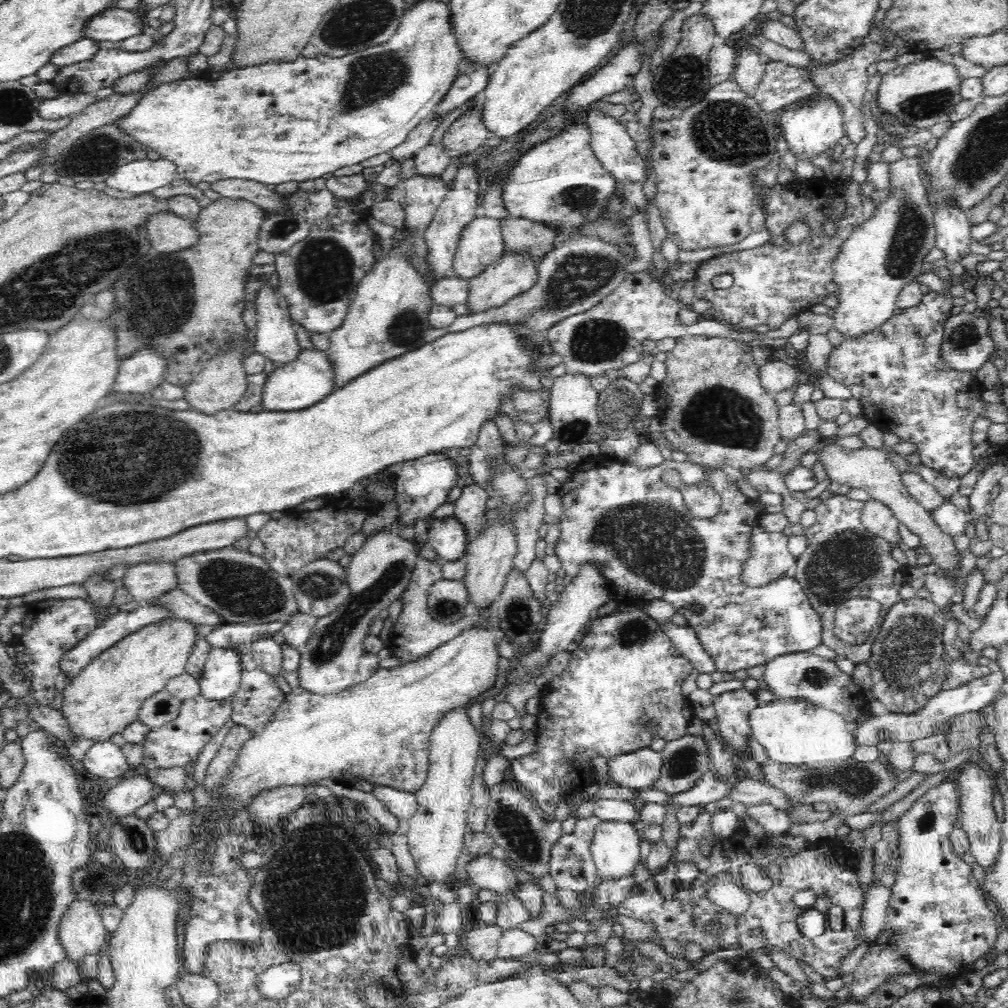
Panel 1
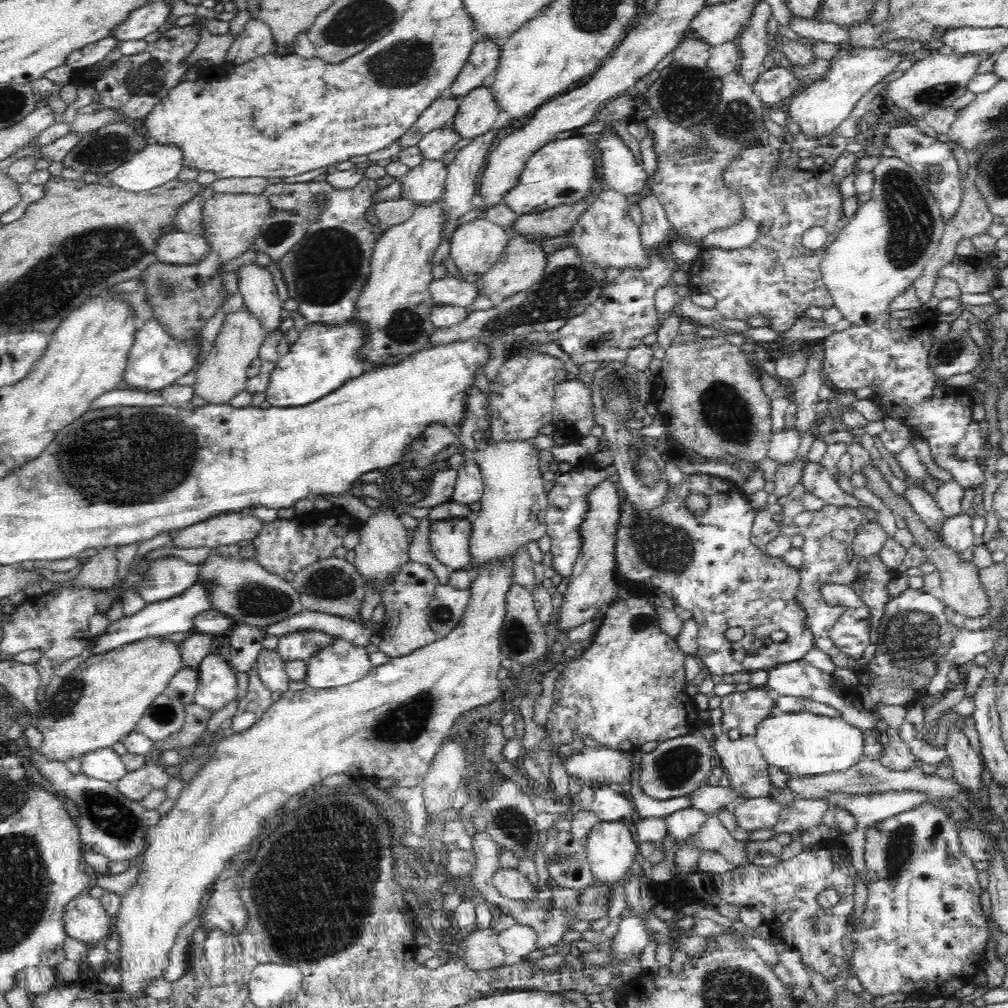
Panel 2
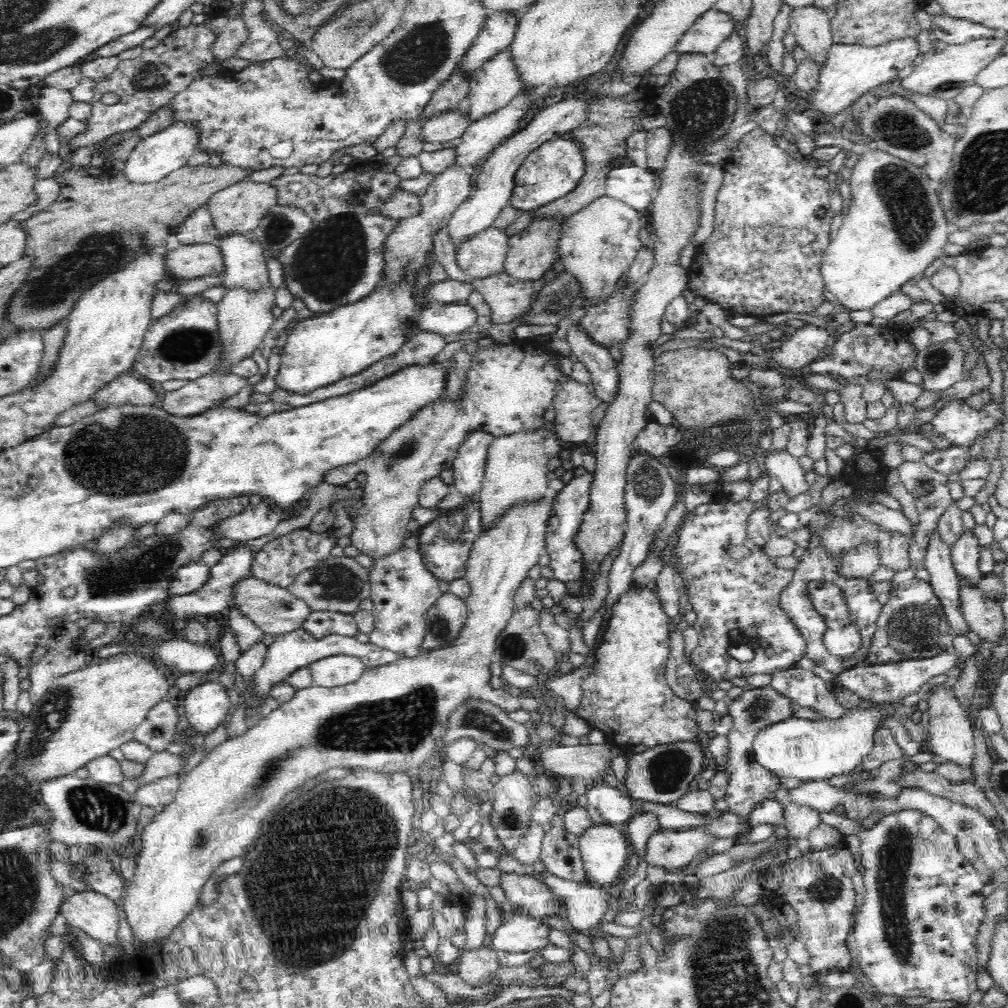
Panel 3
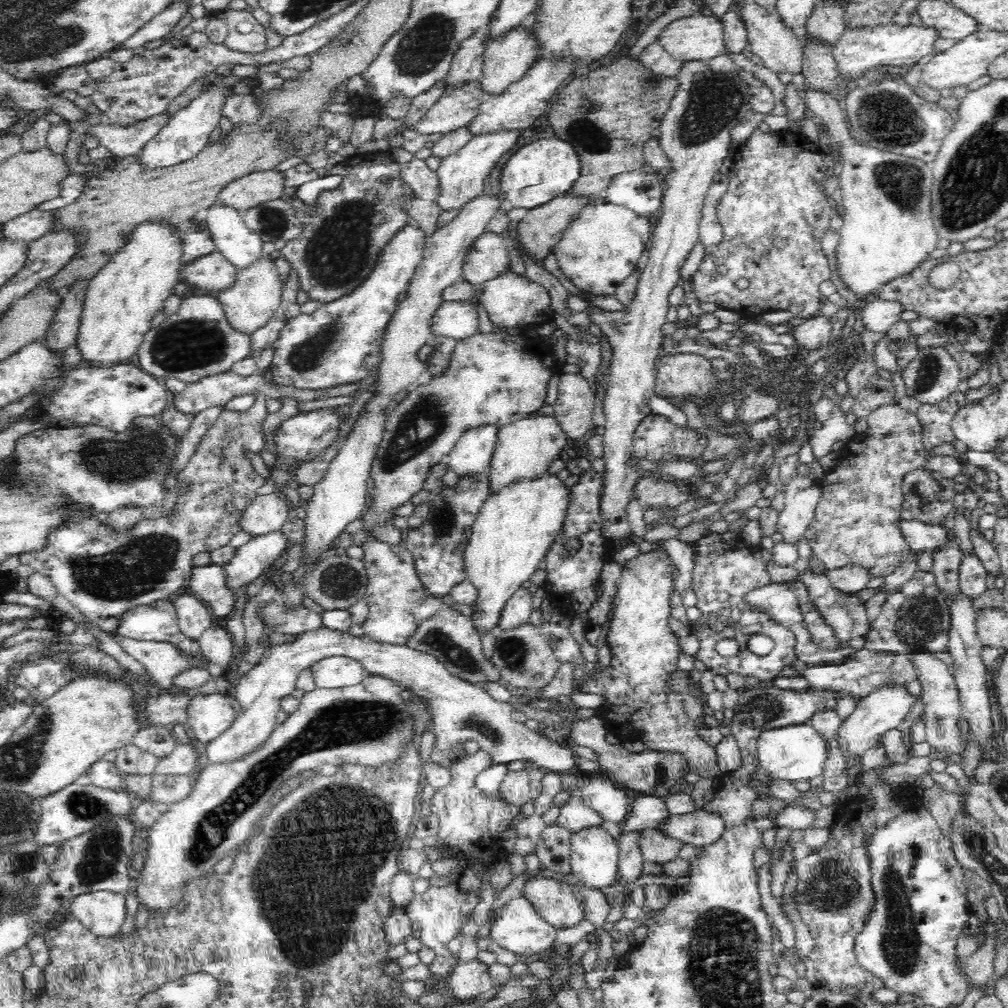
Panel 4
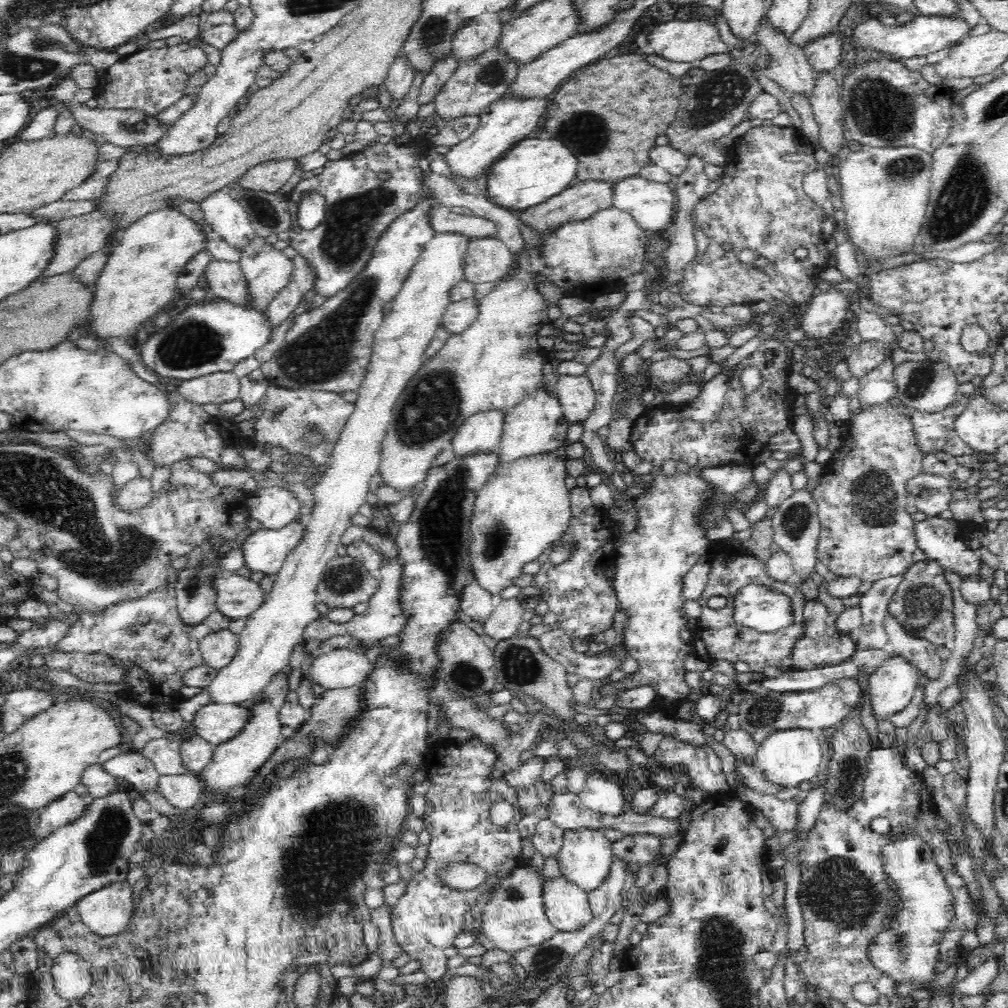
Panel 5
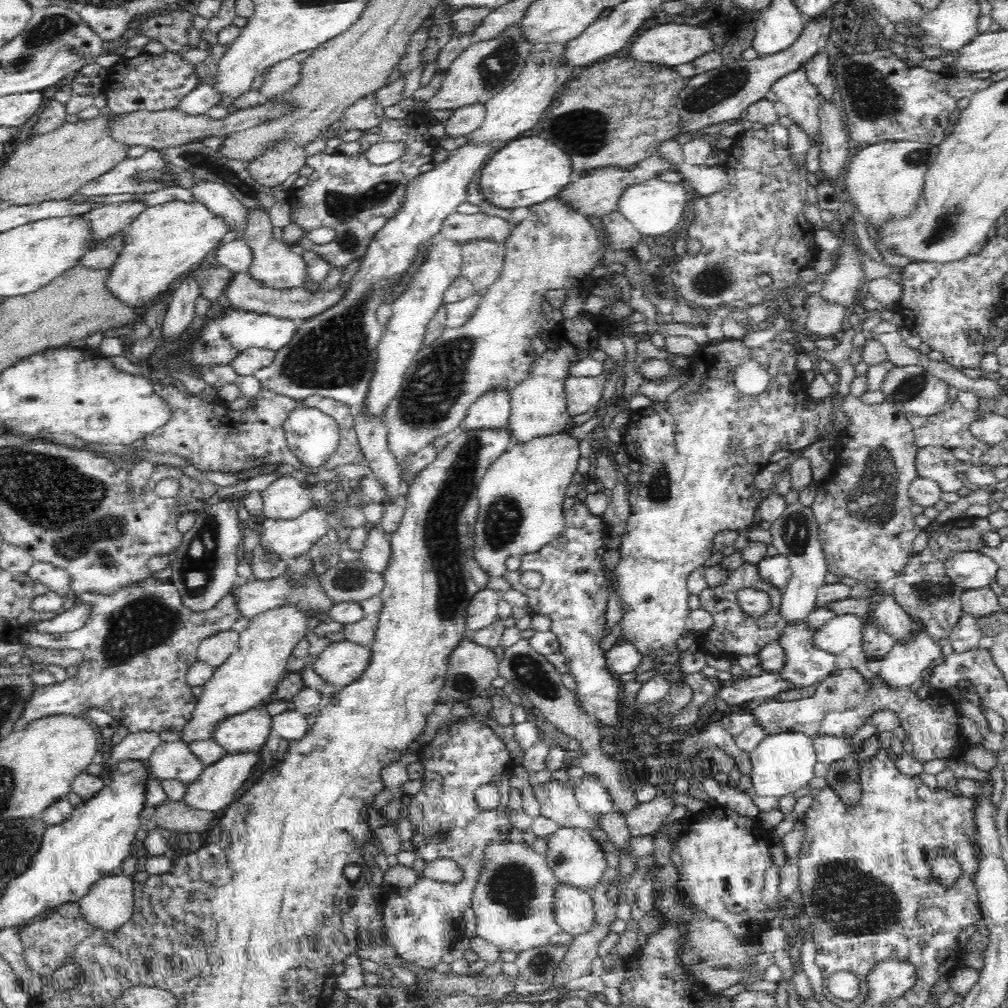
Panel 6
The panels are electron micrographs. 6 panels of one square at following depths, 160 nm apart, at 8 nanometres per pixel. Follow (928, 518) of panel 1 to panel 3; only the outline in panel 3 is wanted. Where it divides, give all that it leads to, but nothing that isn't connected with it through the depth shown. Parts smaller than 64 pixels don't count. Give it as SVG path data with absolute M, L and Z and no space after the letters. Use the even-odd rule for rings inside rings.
M961 582L960 586L962 588L961 598L962 598L962 613L964 614L964 619L968 622L972 632L976 632L979 638L986 640L985 646L990 646L992 644L998 644L1004 636L1004 612L1003 606L999 603L996 603L988 598L984 597L984 594L976 586L968 586Z

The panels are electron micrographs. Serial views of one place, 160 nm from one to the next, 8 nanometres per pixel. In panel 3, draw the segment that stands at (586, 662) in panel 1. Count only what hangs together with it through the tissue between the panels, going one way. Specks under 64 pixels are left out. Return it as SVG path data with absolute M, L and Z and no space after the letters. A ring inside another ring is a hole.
M630 583L630 586L624 594L620 596L617 600L616 605L612 608L612 613L610 614L611 618L608 621L608 627L604 632L604 640L602 640L602 644L598 646L598 648L594 651L594 663L592 663L592 667L594 667L594 672L592 674L588 674L584 680L582 680L582 700L574 710L576 716L583 718L590 727L598 728L605 735L606 744L610 744L613 746L618 746L620 748L631 748L636 745L644 744L648 748L653 748L654 746L661 745L672 745L677 744L678 742L686 742L686 743L698 743L704 740L704 736L700 731L700 724L698 724L698 720L696 720L697 706L695 703L678 698L668 687L665 681L665 668L667 662L670 658L671 648L670 648L670 617L667 612L665 612L663 600L660 599L659 596L659 588L658 586L654 588L649 588L648 585L638 583Z

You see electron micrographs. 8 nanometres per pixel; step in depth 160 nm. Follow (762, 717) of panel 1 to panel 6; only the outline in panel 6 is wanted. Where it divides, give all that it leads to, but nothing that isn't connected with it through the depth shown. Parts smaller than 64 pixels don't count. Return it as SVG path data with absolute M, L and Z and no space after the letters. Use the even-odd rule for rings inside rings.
M922 619L911 622L915 626L913 633L903 641L896 641L886 657L879 660L878 675L890 687L913 687L932 661L942 656L941 647L926 631L926 623ZM782 732L766 736L760 745L747 754L747 762L751 767L751 794L756 796L782 798L794 794L796 790L806 786L814 778L816 750L814 738L798 732Z

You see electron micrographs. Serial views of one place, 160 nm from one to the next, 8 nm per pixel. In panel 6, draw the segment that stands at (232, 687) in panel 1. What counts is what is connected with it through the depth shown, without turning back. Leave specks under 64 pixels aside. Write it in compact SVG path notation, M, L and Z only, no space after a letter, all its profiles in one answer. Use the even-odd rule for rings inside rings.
M258 705L244 714L226 718L213 739L222 745L229 754L246 754L261 752L272 728L273 716L268 713L266 705Z

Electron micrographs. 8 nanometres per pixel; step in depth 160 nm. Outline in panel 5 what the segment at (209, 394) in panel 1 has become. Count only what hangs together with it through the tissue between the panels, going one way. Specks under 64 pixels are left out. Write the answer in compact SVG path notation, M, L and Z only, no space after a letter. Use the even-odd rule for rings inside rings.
M254 234L254 236L243 246L242 259L239 262L244 277L248 279L248 291L254 302L250 306L254 309L264 311L267 304L290 282L290 274L294 270L294 262L288 256L284 256L280 250L276 250L266 237Z

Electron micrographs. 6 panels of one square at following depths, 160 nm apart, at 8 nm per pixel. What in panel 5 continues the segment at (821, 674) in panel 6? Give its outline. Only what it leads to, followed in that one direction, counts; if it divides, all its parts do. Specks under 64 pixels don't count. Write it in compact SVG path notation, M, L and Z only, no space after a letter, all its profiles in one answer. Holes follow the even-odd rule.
M818 600L806 601L804 606L804 637L796 642L790 656L791 669L814 670L826 666L836 666L853 656L855 640L853 636L838 636L833 629L837 614L829 613Z

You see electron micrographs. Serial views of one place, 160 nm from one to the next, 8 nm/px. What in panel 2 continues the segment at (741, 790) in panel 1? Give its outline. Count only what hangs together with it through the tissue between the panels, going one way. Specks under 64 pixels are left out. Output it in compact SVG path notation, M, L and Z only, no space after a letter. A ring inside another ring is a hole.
M704 784L690 793L689 806L701 810L708 816L716 815L720 809L724 809L730 802L740 803L744 798L740 798L730 787L712 786Z

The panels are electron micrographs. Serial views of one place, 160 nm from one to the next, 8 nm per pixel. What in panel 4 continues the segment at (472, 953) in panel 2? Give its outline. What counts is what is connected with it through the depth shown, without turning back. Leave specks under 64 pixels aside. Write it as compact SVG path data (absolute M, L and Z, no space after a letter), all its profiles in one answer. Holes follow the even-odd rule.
M478 959L468 963L458 963L448 977L448 995L453 999L474 1002L480 994L492 990L492 979L488 965Z

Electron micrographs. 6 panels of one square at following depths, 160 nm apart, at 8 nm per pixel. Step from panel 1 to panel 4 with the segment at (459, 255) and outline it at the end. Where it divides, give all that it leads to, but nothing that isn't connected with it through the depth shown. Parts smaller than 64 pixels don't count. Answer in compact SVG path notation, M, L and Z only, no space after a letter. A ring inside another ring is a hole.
M484 232L476 239L466 256L462 280L483 286L509 272L508 246L501 235Z

